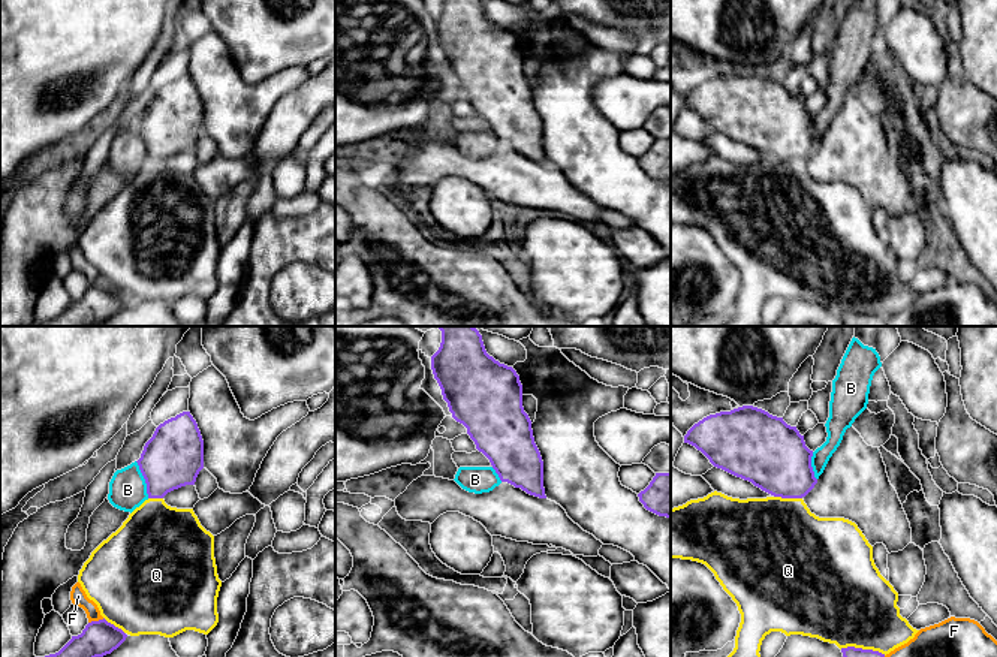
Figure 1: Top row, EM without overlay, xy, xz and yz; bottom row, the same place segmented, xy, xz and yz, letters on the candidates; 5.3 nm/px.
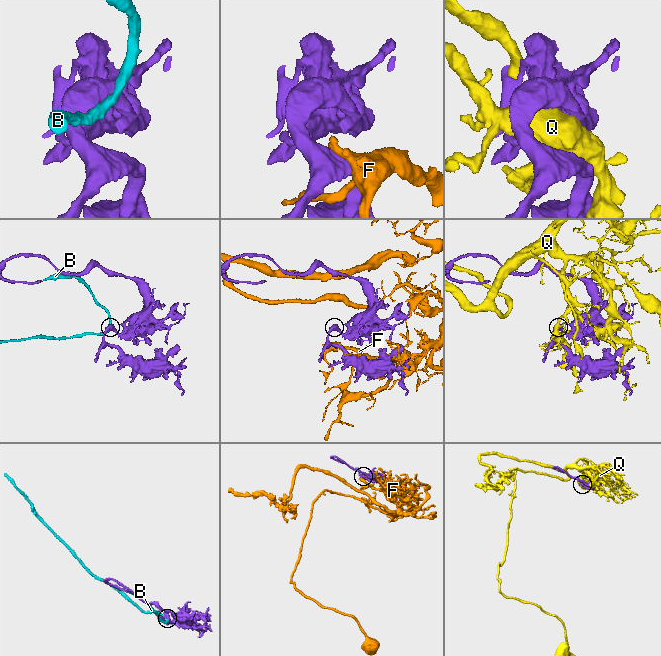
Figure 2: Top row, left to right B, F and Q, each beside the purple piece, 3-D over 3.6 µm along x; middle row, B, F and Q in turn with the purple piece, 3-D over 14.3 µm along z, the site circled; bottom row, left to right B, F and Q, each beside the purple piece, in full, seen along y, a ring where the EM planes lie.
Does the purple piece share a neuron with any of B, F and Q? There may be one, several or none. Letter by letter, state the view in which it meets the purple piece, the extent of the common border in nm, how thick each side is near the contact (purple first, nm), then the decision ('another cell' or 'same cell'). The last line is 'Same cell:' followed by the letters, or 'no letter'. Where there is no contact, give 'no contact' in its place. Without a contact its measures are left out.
B: contact in xy; length 220 nm; calibres 320 and 200 nm; same cell
F: contact in xy; length 90 nm; calibres 190 and 90 nm; another cell
Q: contact in yz; length 150 nm; calibres 360 and 480 nm; another cell
Same cell: B

